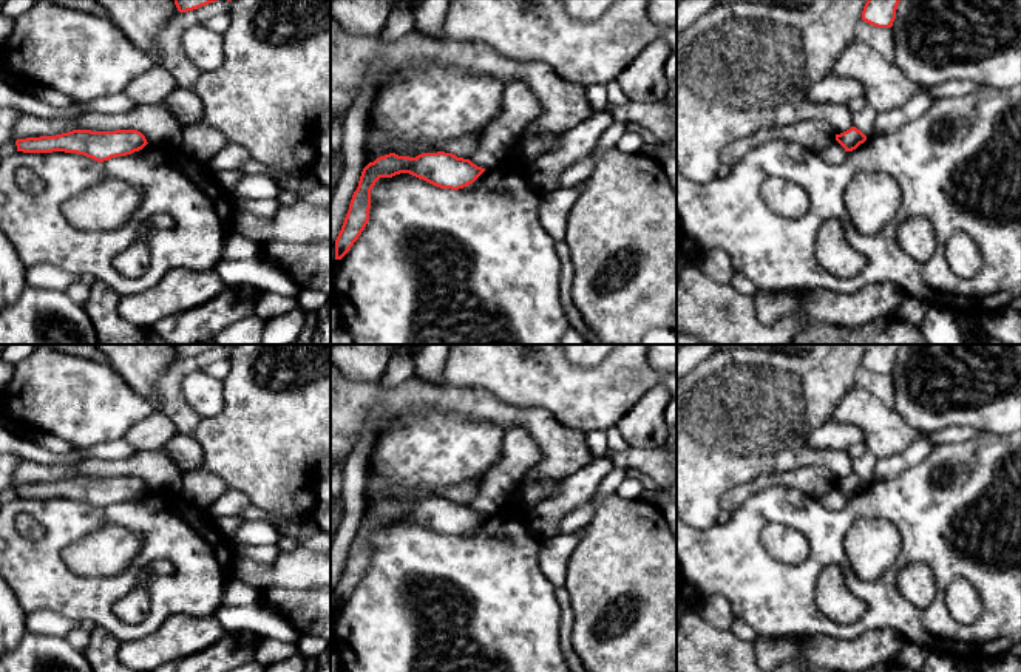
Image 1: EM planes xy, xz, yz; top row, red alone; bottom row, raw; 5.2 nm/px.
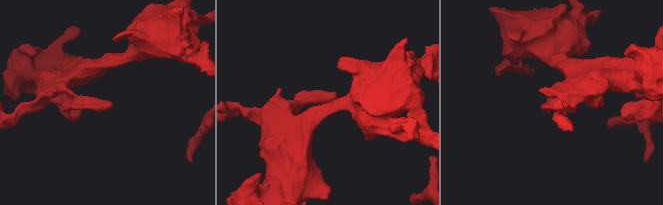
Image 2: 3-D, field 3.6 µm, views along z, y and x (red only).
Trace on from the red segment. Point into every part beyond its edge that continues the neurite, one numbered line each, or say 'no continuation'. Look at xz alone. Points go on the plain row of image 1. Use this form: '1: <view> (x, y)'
no continuation

